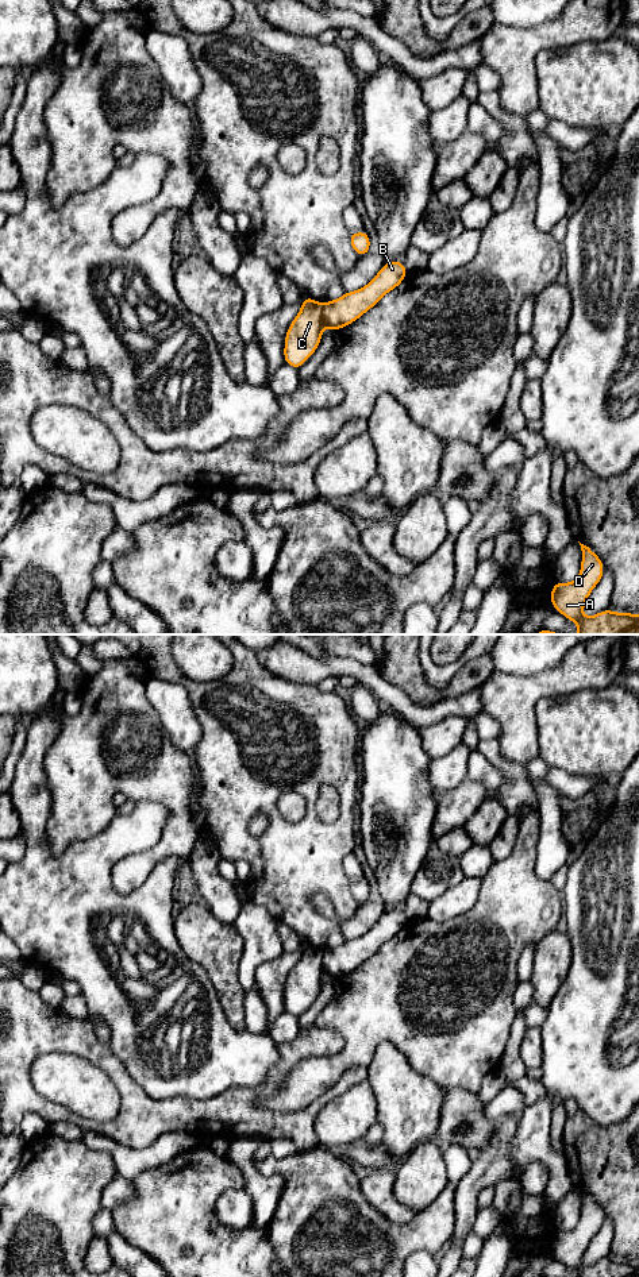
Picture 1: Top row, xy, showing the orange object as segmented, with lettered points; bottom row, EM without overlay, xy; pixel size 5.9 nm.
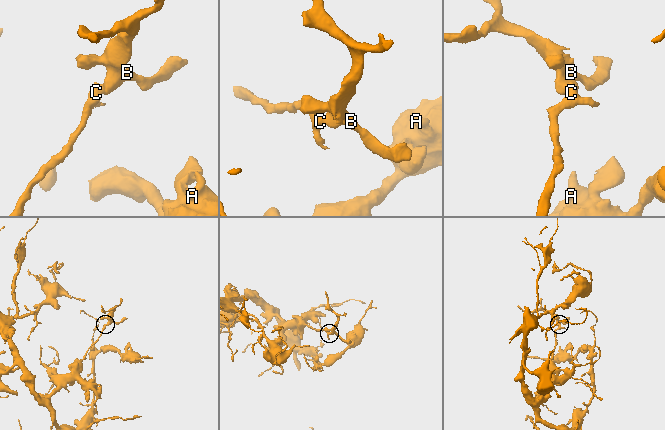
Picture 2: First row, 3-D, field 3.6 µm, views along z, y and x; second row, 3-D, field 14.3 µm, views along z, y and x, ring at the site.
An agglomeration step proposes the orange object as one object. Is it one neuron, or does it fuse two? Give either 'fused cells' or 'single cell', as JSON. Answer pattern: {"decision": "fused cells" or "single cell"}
{"decision": "fused cells"}

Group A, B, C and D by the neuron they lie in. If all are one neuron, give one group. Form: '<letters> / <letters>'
A C D / B

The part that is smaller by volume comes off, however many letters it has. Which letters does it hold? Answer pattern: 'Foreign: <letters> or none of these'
Foreign: B

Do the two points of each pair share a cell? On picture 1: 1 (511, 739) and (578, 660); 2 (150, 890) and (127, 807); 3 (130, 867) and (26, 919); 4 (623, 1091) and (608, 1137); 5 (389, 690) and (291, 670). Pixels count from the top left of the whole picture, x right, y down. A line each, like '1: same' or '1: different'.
1: same
2: different
3: different
4: different
5: same

